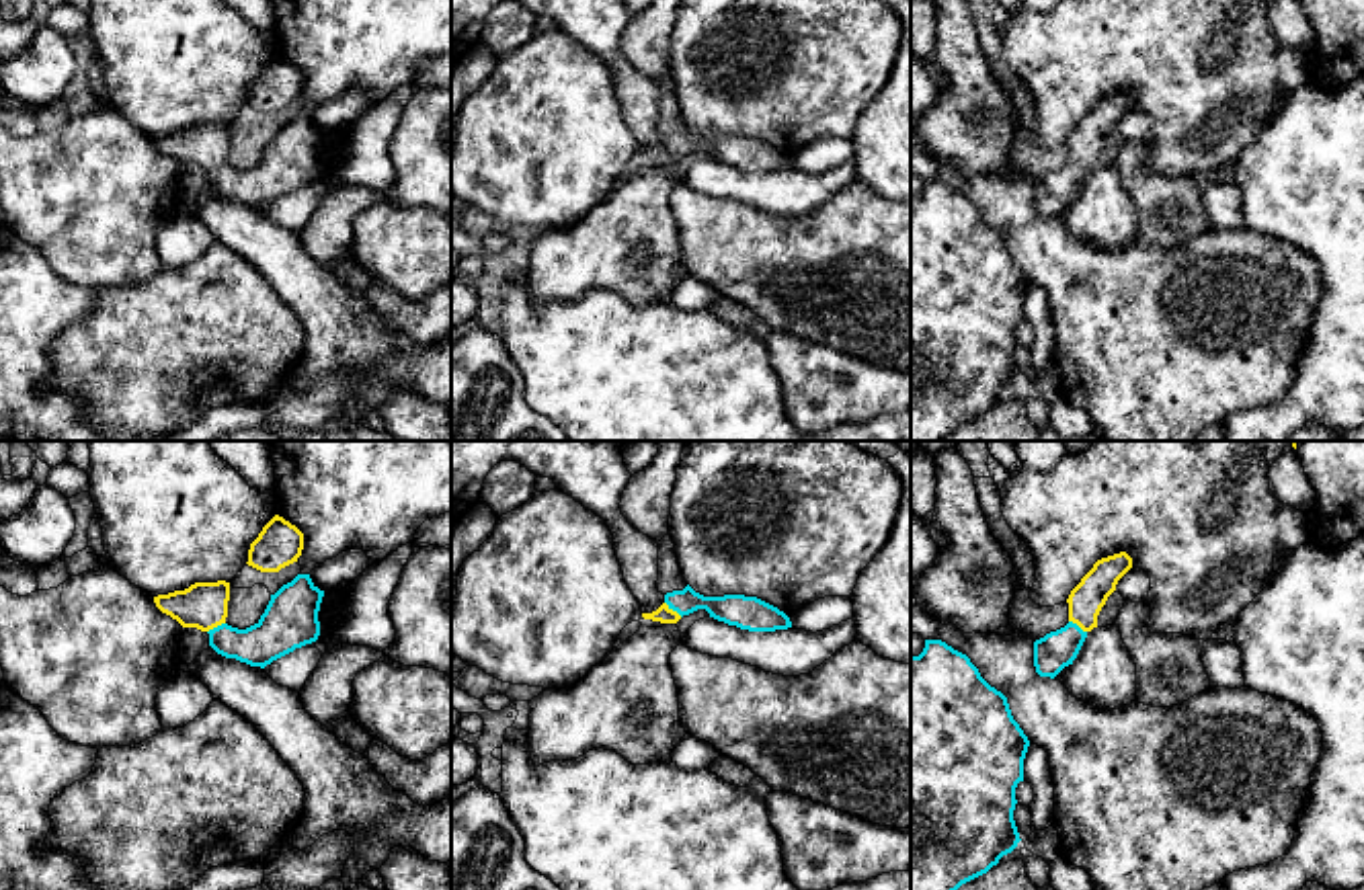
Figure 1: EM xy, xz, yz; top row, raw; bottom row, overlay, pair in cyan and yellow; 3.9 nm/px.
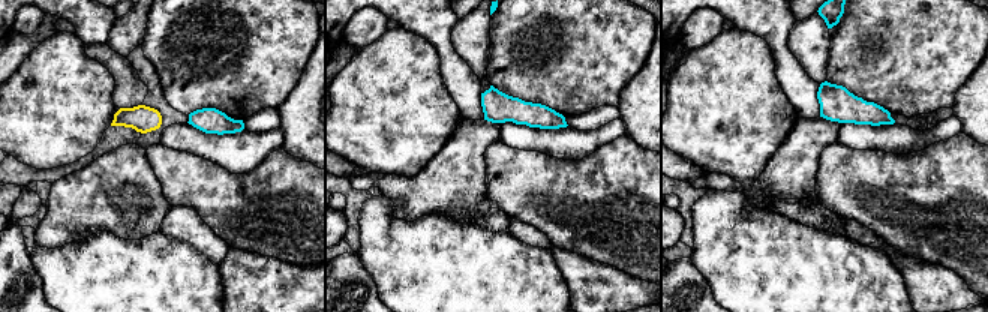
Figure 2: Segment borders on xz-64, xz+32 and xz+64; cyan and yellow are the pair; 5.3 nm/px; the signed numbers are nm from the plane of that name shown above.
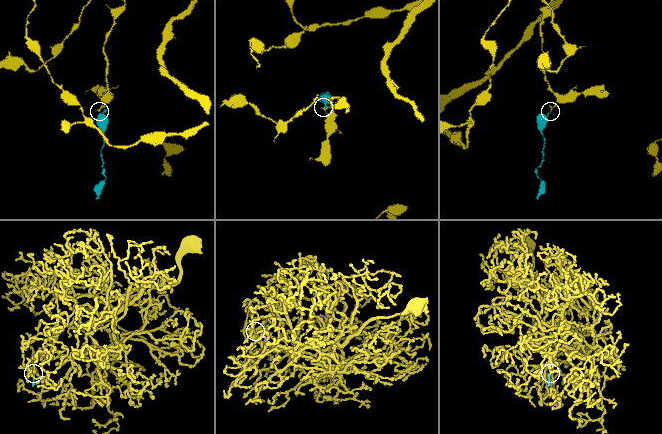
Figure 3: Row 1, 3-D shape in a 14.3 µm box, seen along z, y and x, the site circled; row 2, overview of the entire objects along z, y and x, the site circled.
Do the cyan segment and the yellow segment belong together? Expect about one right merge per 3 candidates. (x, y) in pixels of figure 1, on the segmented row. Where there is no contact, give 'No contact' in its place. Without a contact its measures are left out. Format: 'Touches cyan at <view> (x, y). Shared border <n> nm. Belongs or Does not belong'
Touches cyan at xz (673, 610). Shared border 90 nm. Belongs

